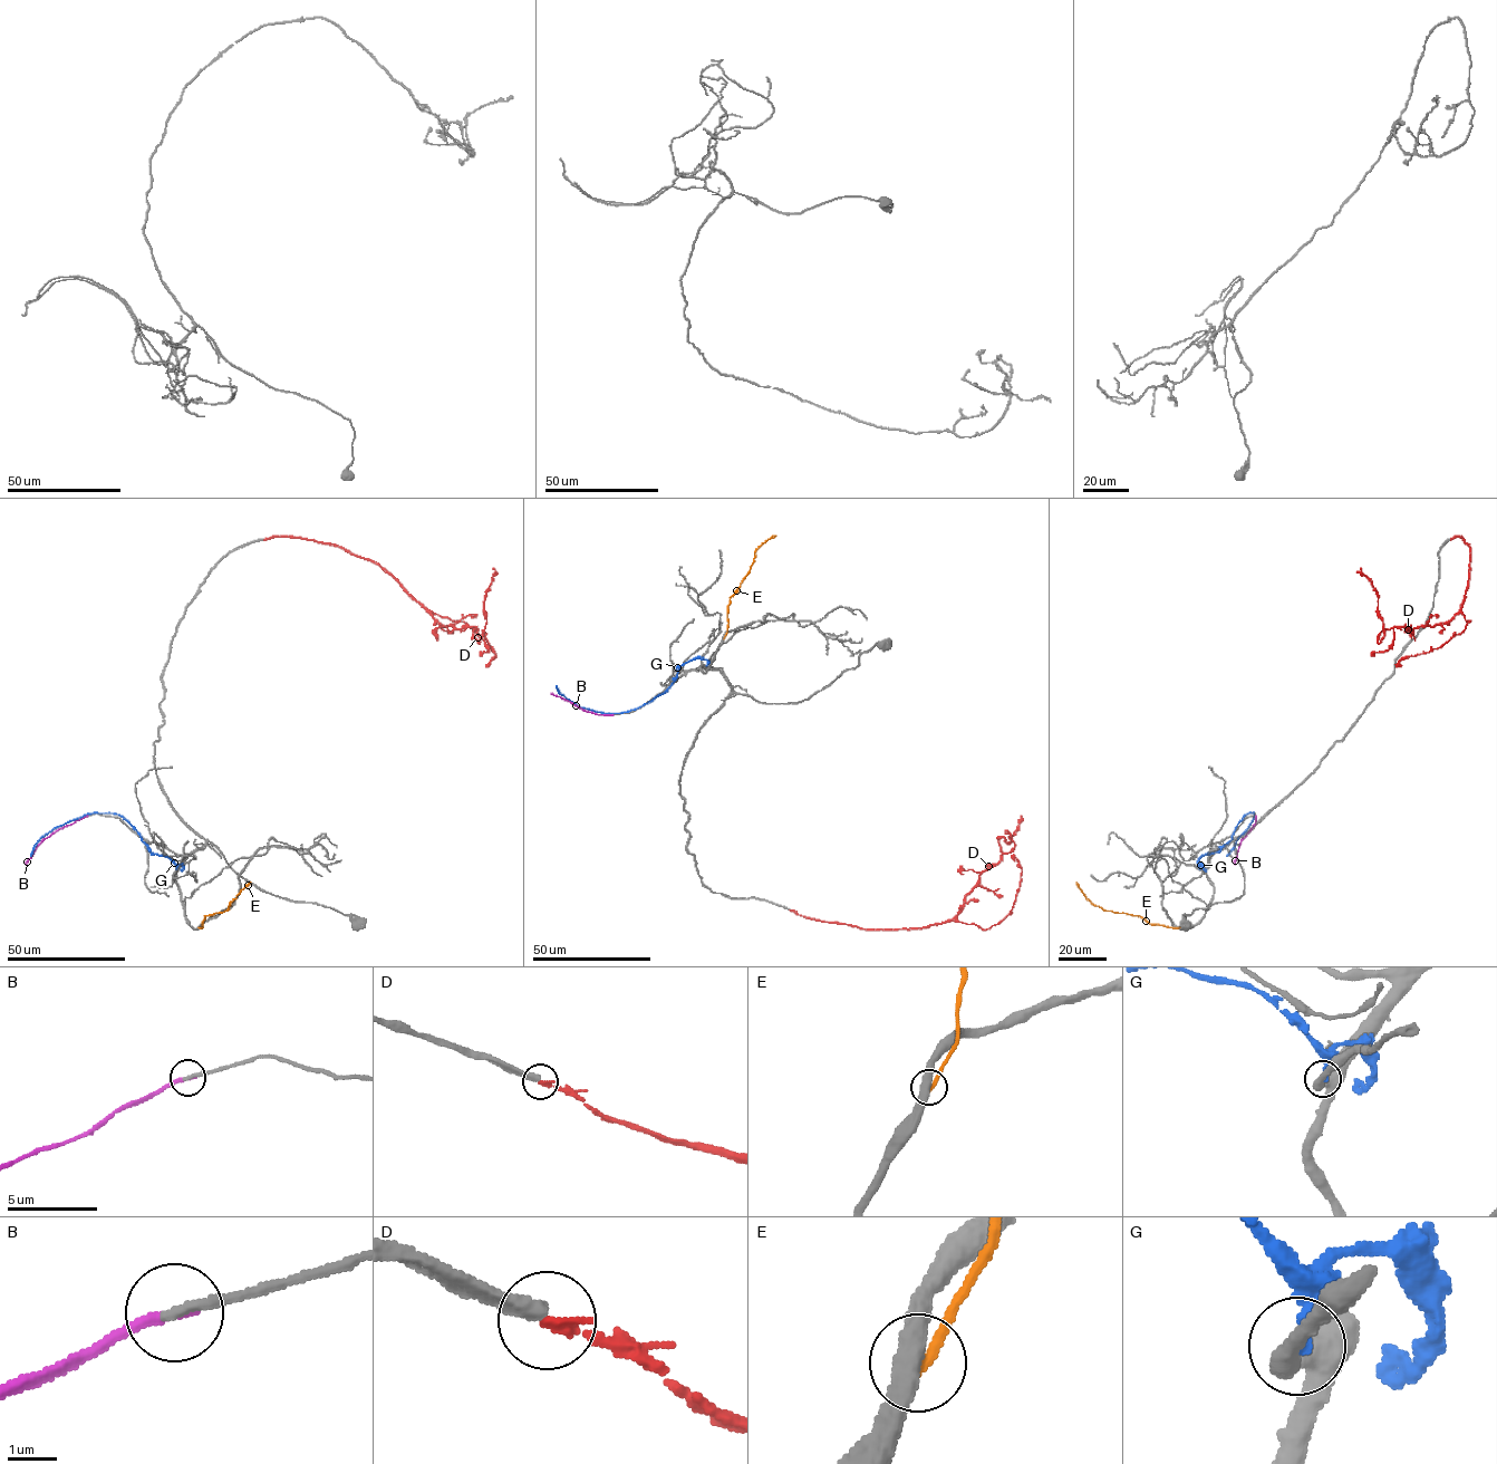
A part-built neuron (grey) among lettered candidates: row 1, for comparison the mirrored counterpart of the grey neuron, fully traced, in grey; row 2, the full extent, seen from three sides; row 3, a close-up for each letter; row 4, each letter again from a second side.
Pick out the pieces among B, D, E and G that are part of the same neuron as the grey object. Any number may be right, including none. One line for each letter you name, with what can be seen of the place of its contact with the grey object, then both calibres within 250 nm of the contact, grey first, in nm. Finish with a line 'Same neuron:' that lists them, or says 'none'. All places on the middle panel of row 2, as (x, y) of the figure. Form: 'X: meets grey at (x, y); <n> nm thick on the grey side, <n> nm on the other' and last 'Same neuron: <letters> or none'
D: meets grey at (790, 909); 460 nm thick on the grey side, 240 nm on the other
Same neuron: D

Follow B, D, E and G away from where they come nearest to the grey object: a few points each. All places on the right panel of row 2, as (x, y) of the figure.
B: (1255, 816), (1255, 824), (1239, 846), (1235, 864)
D: (1450, 539), (1469, 547), (1467, 588), (1461, 608), (1433, 626), (1383, 629), (1378, 642), (1378, 596), (1360, 567)
E: (1179, 927), (1150, 924), (1139, 916), (1106, 911), (1093, 905), (1077, 883)
G: (1199, 868), (1198, 859), (1218, 851), (1232, 838), (1244, 816), (1254, 812), (1248, 826), (1226, 856)

